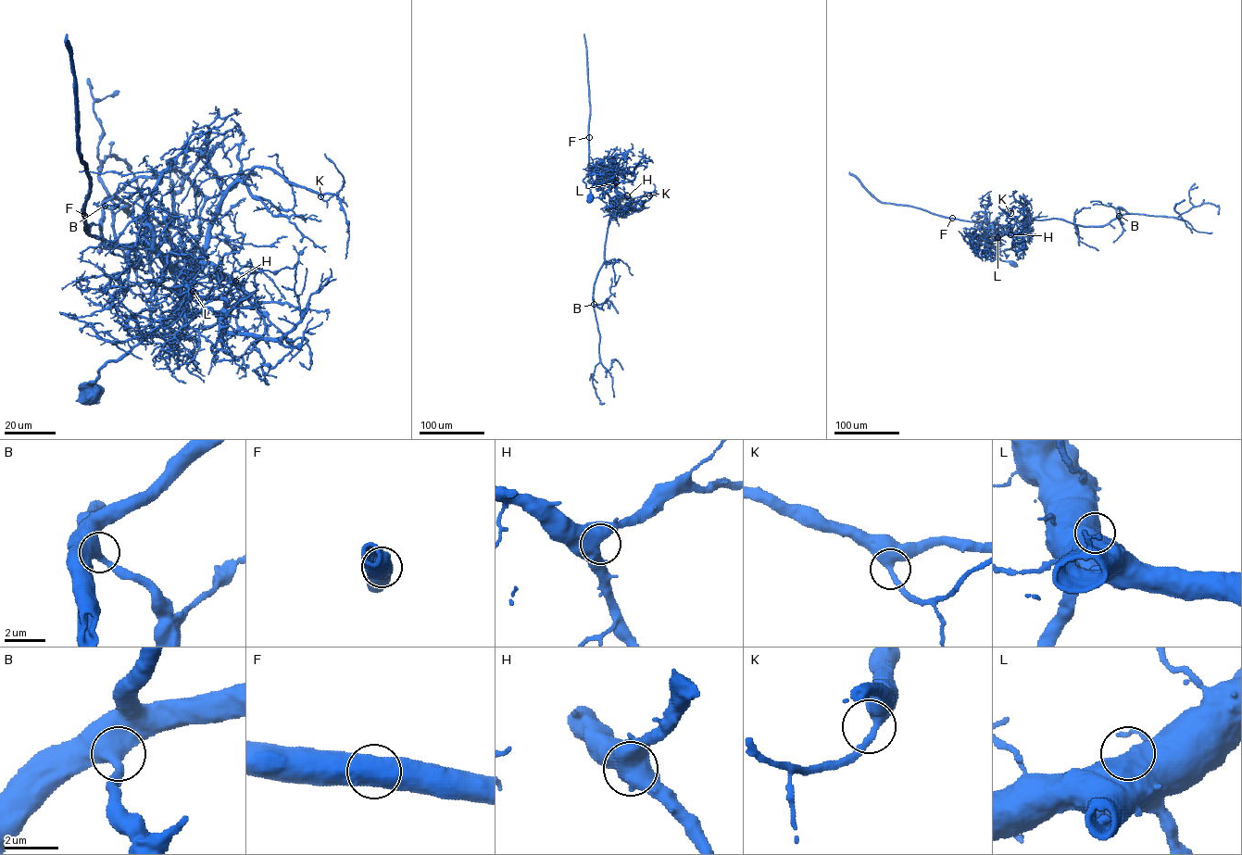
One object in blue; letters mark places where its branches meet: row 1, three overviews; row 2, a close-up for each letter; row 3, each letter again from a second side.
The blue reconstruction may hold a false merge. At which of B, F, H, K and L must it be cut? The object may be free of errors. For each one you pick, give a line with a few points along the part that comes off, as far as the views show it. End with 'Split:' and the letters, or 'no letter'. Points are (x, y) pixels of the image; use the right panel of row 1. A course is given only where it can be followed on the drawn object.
Split: no letter

